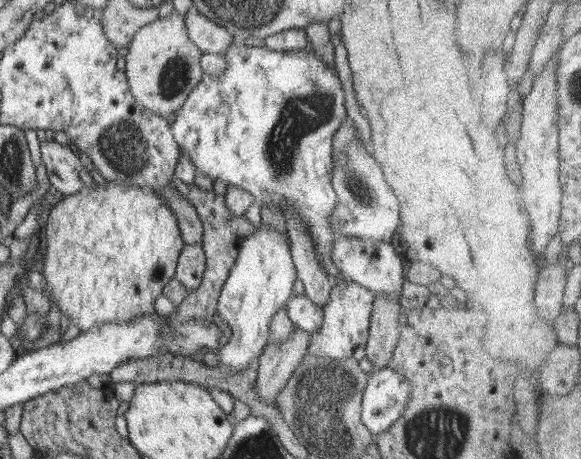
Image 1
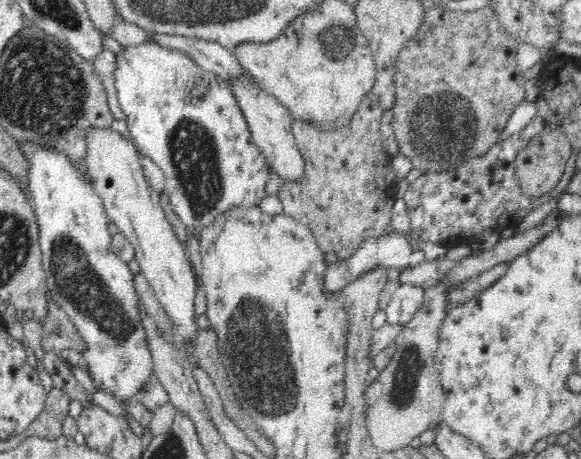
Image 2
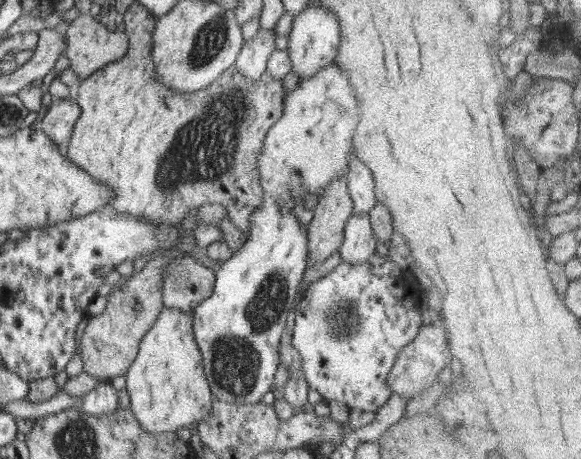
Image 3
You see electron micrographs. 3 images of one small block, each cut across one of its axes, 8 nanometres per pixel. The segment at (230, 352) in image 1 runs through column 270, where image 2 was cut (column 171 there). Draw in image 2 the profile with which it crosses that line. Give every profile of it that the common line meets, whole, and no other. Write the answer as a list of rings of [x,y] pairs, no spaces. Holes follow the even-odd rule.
[[[88,127],[85,132],[87,149],[84,160],[92,188],[100,196],[107,217],[119,228],[123,237],[135,251],[135,259],[141,273],[147,279],[156,299],[173,321],[173,341],[177,345],[194,343],[201,322],[196,320],[194,304],[197,280],[187,258],[184,244],[173,231],[164,209],[159,202],[159,193],[150,186],[142,170],[138,148],[133,139],[126,139],[111,127]]]

